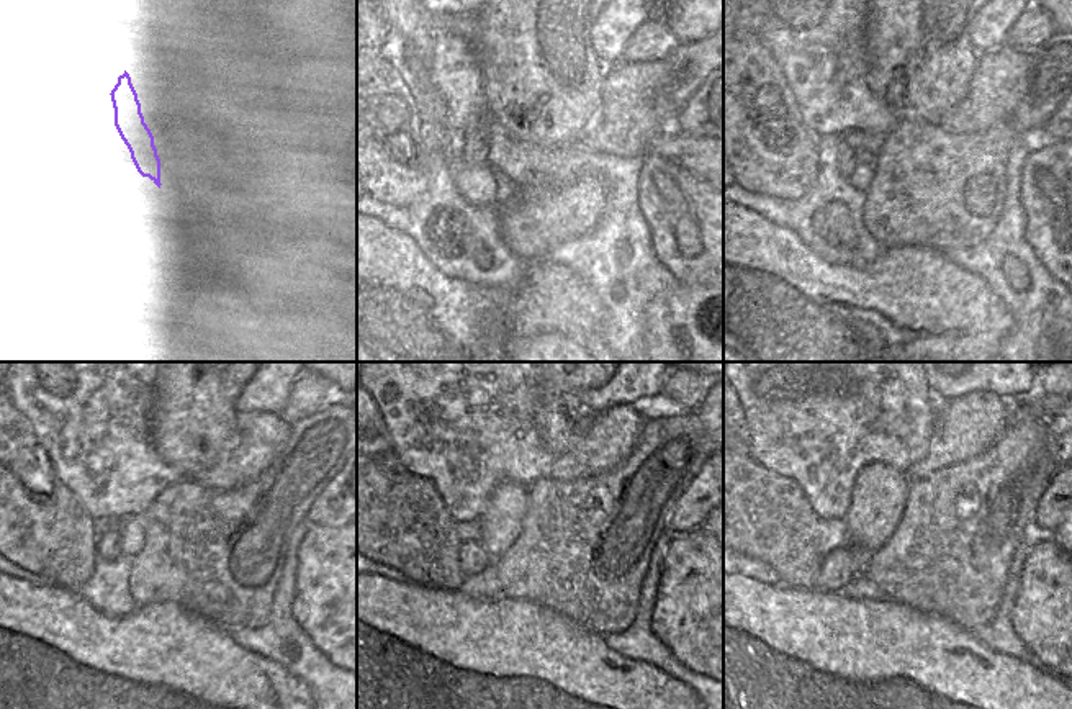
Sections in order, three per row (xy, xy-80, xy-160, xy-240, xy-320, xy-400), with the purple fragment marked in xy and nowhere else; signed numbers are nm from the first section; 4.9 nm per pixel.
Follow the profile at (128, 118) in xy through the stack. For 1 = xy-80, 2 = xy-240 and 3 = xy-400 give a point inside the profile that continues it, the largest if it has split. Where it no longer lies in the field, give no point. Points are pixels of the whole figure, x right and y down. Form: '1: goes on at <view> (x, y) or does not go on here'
1: goes on at xy-80 (504, 153)
2: goes on at xy-240 (107, 546)
3: goes on at xy-400 (837, 570)

